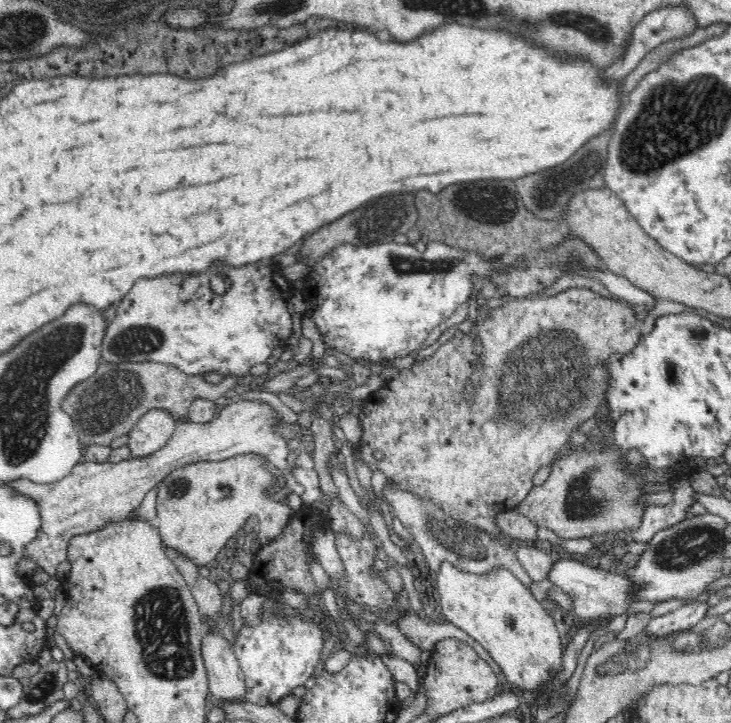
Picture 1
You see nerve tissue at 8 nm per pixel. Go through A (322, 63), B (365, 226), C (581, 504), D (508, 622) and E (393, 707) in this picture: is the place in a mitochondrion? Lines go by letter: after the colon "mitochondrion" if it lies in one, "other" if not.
A: other
B: mitochondrion
C: mitochondrion
D: mitochondrion
E: other

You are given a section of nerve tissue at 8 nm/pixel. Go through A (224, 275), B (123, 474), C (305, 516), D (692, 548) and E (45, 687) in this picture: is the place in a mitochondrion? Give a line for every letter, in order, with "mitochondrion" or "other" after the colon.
A: other
B: other
C: other
D: mitochondrion
E: mitochondrion

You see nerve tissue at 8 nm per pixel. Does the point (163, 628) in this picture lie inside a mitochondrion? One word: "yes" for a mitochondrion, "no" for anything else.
yes

